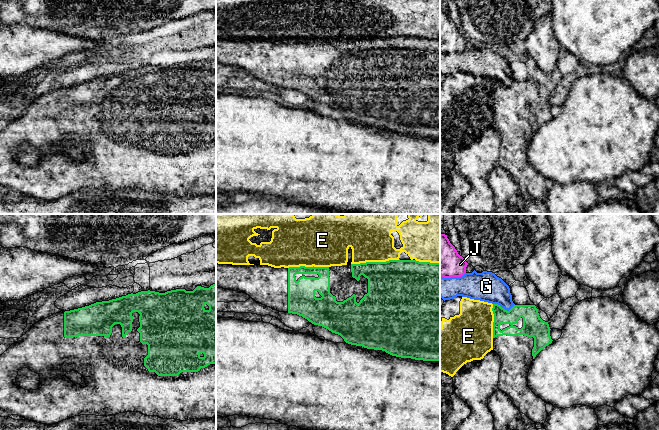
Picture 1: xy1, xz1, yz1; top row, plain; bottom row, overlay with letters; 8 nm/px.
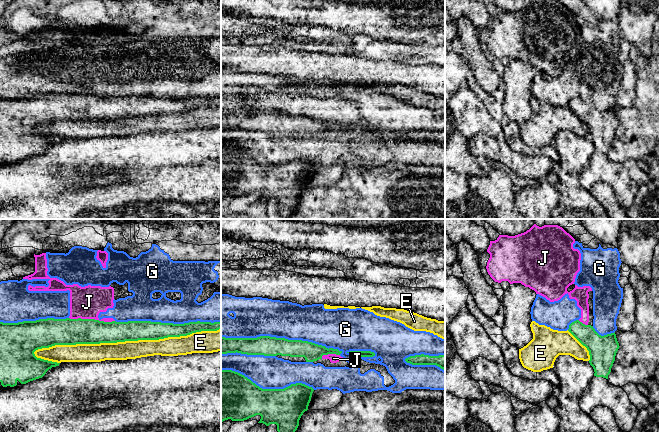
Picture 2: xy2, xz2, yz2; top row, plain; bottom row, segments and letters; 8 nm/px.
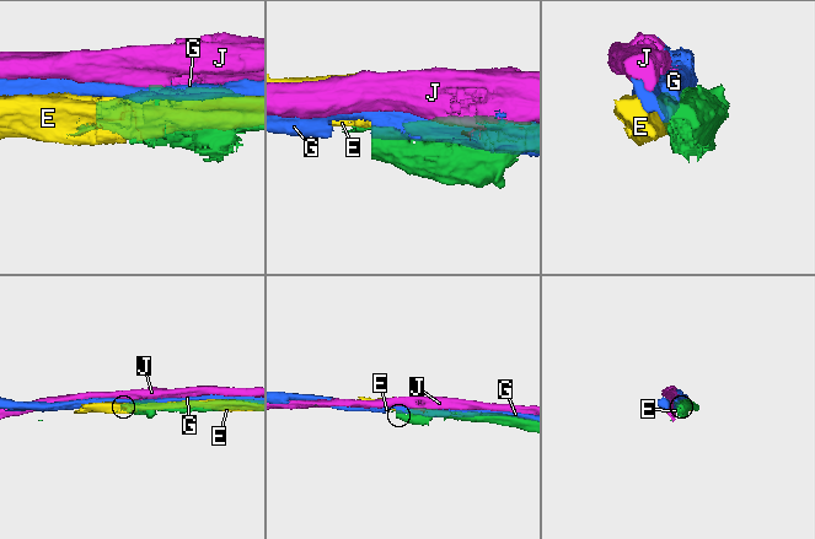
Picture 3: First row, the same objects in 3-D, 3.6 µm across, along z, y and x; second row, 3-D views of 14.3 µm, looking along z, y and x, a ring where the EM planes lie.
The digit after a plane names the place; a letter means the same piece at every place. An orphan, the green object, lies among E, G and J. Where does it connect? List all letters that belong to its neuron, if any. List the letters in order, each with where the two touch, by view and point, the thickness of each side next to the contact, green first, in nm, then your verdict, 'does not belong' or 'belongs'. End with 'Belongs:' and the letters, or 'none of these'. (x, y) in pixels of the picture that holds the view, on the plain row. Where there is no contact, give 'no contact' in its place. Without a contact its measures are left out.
E: xy2 (126, 116) | 190/140 nm | does not belong
G: xz2 (282, 114) | 160/300 nm | does not belong
J: xy2 (92, 95) | 220/260 nm | does not belong
Belongs: none of these

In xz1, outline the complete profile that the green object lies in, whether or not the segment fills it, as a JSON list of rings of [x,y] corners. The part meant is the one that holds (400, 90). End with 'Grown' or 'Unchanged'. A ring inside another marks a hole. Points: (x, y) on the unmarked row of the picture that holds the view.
[[[389,36],[386,38],[366,38],[360,40],[331,43],[289,43],[274,44],[268,41],[232,41],[216,39],[216,63],[243,68],[256,78],[279,88],[297,90],[314,101],[322,102],[332,109],[340,111],[351,121],[367,125],[382,126],[386,129],[423,137],[440,137],[440,39],[419,38],[416,36]]]. Grown

